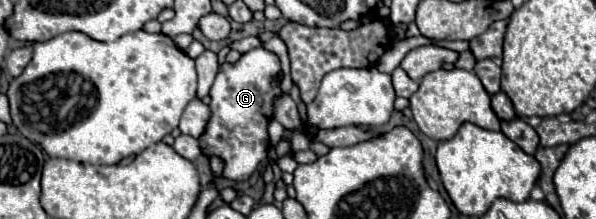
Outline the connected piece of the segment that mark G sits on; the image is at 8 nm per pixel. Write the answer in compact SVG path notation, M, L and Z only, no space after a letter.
M254 48L242 54L234 64L224 62L216 74L210 88L210 120L200 136L200 148L204 156L218 156L224 162L222 174L228 180L248 180L258 164L268 156L268 124L274 114L274 98L282 94L278 74L280 60L266 48Z

